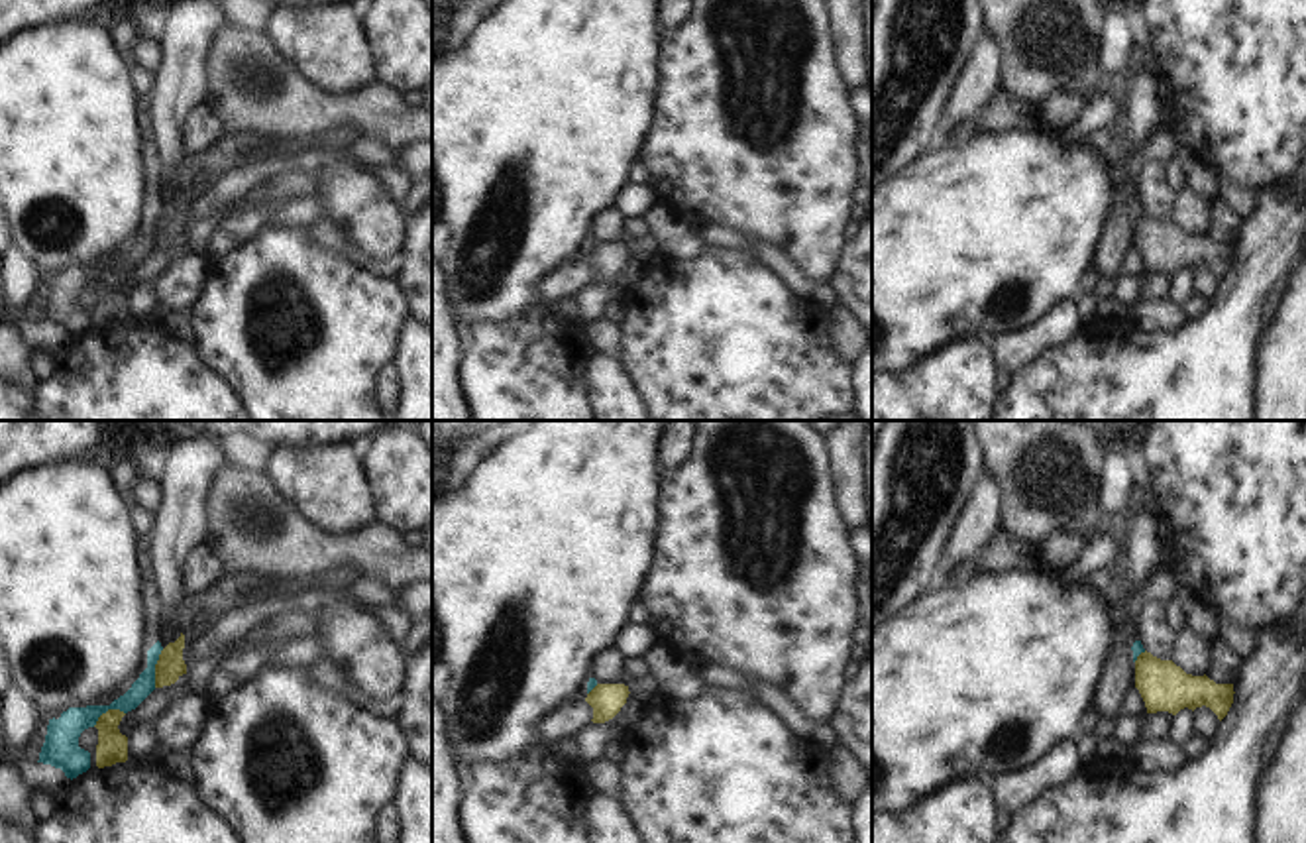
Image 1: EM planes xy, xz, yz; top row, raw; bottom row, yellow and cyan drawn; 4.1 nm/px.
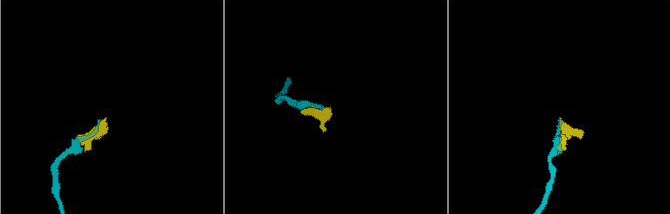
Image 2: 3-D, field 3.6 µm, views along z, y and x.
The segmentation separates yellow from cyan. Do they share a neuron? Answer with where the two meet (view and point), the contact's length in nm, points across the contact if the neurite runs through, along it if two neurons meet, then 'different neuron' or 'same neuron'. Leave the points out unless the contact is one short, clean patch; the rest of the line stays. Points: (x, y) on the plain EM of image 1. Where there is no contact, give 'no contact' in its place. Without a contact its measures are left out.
contact xy (156, 228); length 170 nm; border xy (163, 209), (156, 224), (154, 246); different neuron

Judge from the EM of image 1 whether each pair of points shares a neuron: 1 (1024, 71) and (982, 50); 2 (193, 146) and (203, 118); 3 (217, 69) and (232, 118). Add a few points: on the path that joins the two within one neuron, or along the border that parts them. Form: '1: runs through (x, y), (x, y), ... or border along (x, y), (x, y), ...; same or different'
1: border along (984, 32), (1002, 52), (1002, 87); different
2: runs through (195, 140), (201, 124); same
3: runs through (228, 81), (232, 85), (232, 107); same

